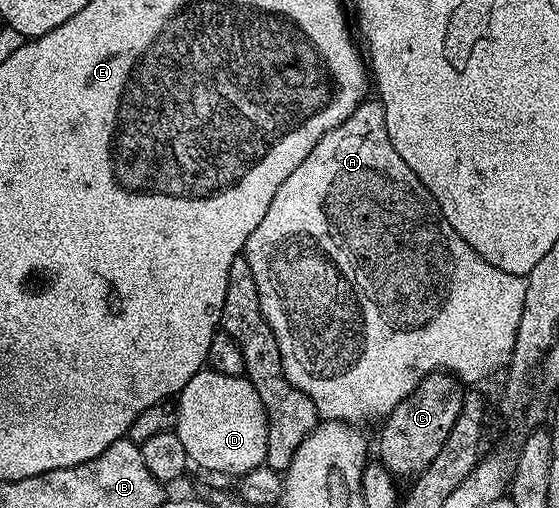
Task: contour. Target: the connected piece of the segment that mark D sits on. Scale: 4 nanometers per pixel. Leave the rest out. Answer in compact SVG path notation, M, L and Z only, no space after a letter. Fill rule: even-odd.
M206 367L197 372L178 394L175 406L174 432L183 444L187 460L212 473L243 477L261 468L267 457L267 413L260 395L252 383L243 376L221 375Z

